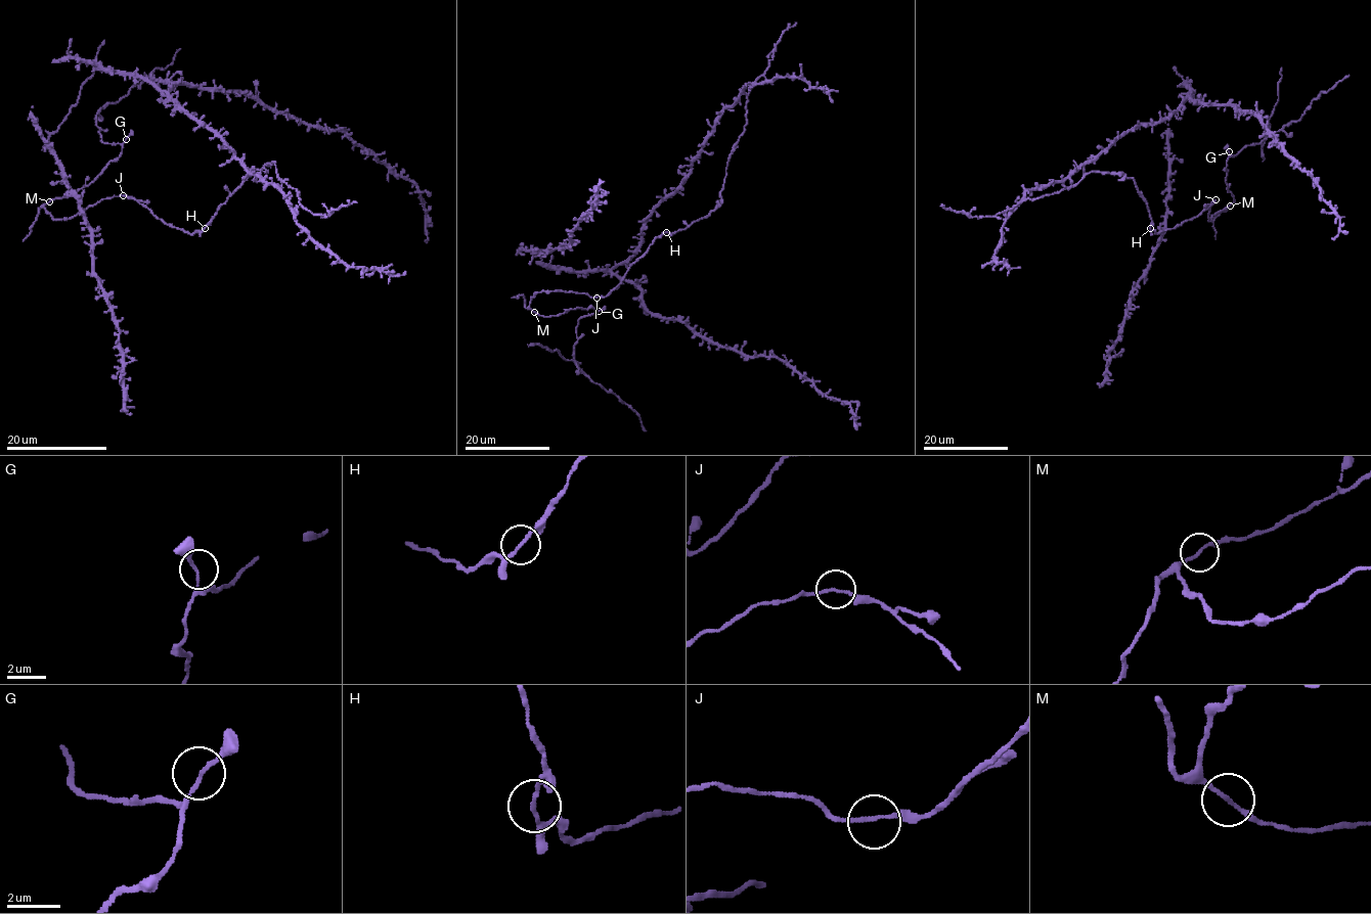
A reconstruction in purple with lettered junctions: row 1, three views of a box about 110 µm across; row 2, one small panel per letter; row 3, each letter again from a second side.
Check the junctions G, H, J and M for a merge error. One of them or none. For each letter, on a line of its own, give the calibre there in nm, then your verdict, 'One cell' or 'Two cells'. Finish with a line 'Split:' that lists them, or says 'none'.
G: Thickness 140 nm. One cell
H: Thickness 140 nm. One cell
J: Thickness 140 nm. One cell
M: Thickness 140 nm. One cell
Split: none

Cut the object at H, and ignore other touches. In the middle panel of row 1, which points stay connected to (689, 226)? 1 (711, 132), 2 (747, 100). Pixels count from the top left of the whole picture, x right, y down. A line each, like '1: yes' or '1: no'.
1: no
2: yes

